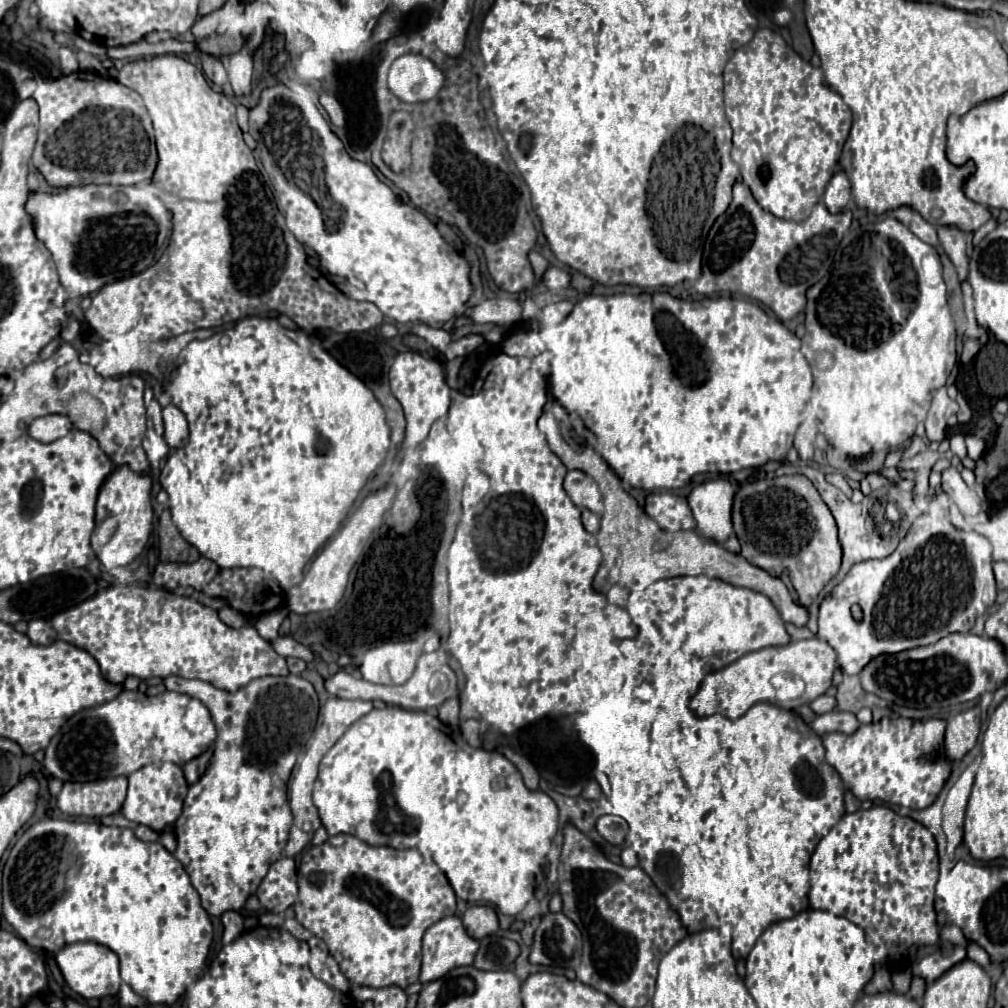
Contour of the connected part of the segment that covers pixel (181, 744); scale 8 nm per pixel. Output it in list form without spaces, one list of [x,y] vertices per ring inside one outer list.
[[[123,690],[111,702],[77,712],[51,738],[43,766],[61,782],[89,782],[113,778],[115,774],[129,776],[141,766],[153,762],[173,762],[185,766],[215,744],[217,730],[207,706],[187,694],[169,692],[145,696]]]

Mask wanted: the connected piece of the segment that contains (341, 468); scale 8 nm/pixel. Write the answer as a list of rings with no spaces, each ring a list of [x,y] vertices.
[[[249,316],[237,322],[233,328],[217,332],[207,340],[191,340],[175,360],[173,372],[167,378],[167,388],[171,384],[171,402],[181,408],[189,422],[189,444],[175,450],[161,470],[159,482],[169,494],[169,510],[173,524],[181,536],[195,546],[201,556],[213,560],[221,568],[261,568],[271,574],[277,584],[287,592],[297,586],[303,578],[305,564],[315,556],[315,552],[335,534],[337,526],[347,518],[351,504],[361,494],[363,486],[375,476],[377,468],[383,464],[391,450],[391,430],[387,426],[385,410],[375,398],[375,394],[361,382],[353,372],[341,366],[331,354],[311,354],[311,342],[303,330],[289,330],[279,326],[275,318]]]

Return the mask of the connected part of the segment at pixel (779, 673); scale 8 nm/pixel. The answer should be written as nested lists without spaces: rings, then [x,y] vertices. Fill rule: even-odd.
[[[821,638],[793,640],[787,646],[761,648],[741,656],[723,670],[707,674],[699,692],[691,698],[691,710],[697,716],[721,712],[727,718],[739,718],[757,702],[773,702],[786,710],[794,710],[802,704],[813,702],[831,688],[835,668],[837,652]]]

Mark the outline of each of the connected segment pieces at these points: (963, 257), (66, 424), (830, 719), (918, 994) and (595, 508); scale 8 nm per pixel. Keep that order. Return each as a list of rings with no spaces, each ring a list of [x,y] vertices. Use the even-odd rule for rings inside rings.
[[[939,226],[937,234],[939,234],[939,244],[943,246],[947,256],[955,264],[959,278],[965,280],[967,278],[967,266],[969,266],[965,234],[959,228],[955,228],[955,226]]]
[[[49,414],[35,418],[29,426],[29,434],[39,442],[53,442],[57,438],[63,438],[71,428],[71,420],[65,414]]]
[[[833,710],[827,714],[821,714],[819,718],[809,723],[810,728],[819,736],[829,734],[829,732],[843,732],[843,734],[853,734],[859,728],[859,722],[855,714],[851,712],[841,712]]]
[[[915,976],[913,980],[911,980],[911,990],[909,990],[909,996],[911,998],[915,998],[917,1002],[921,1002],[921,998],[923,998],[923,992],[925,992],[925,980],[923,978],[919,978],[919,976]]]
[[[571,470],[567,472],[565,478],[565,490],[571,496],[571,500],[575,502],[577,508],[581,510],[591,510],[593,514],[601,516],[603,506],[601,506],[601,492],[597,488],[597,482],[587,476],[581,470]]]

